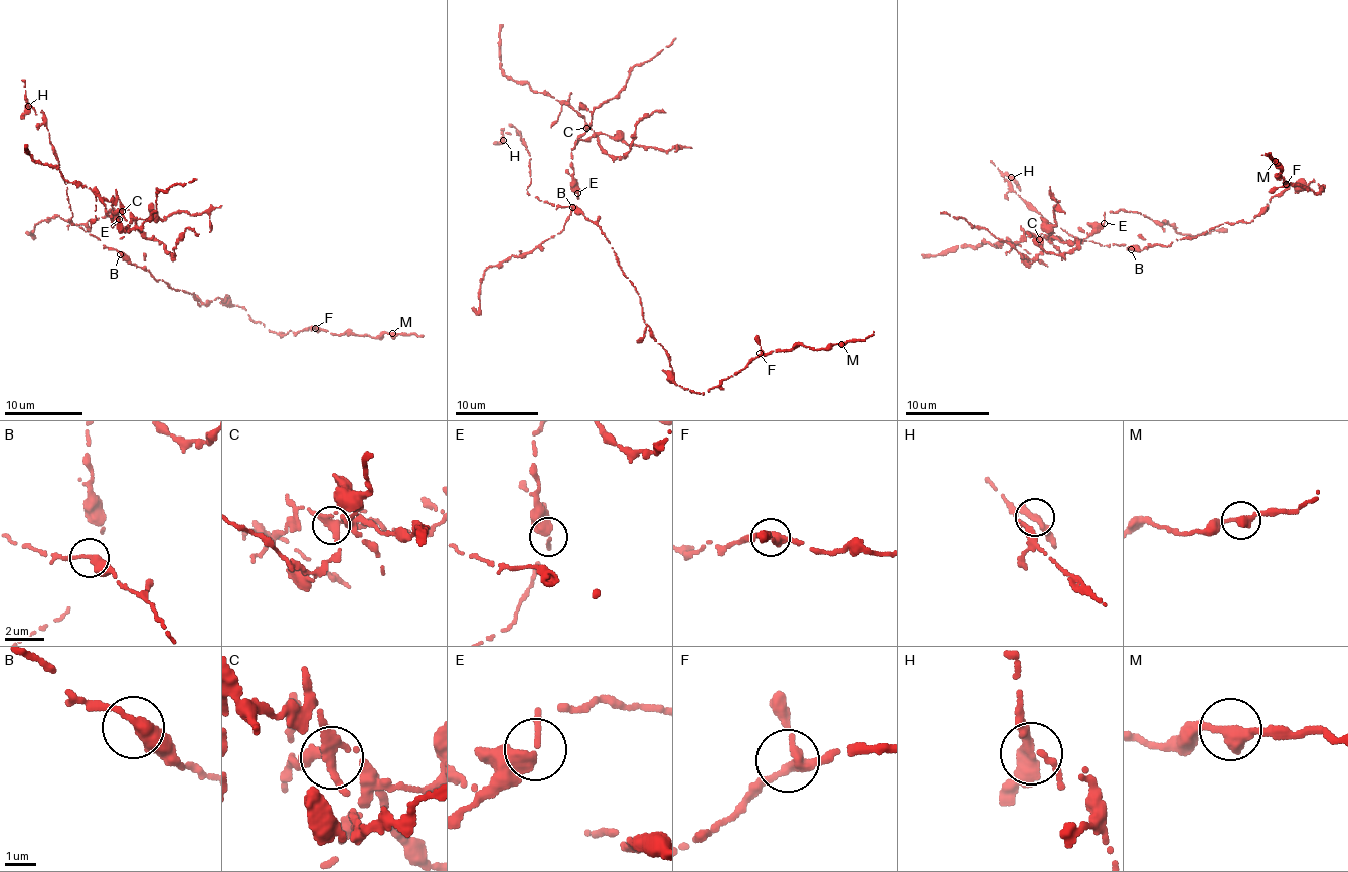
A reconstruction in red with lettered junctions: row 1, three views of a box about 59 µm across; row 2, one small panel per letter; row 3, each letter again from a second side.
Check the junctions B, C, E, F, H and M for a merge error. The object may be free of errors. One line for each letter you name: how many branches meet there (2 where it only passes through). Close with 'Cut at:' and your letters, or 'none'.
C: 3
Cut at: C

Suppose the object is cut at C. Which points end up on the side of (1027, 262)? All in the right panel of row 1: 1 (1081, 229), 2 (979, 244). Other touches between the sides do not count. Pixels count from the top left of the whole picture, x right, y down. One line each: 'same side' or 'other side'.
1: same side
2: other side

